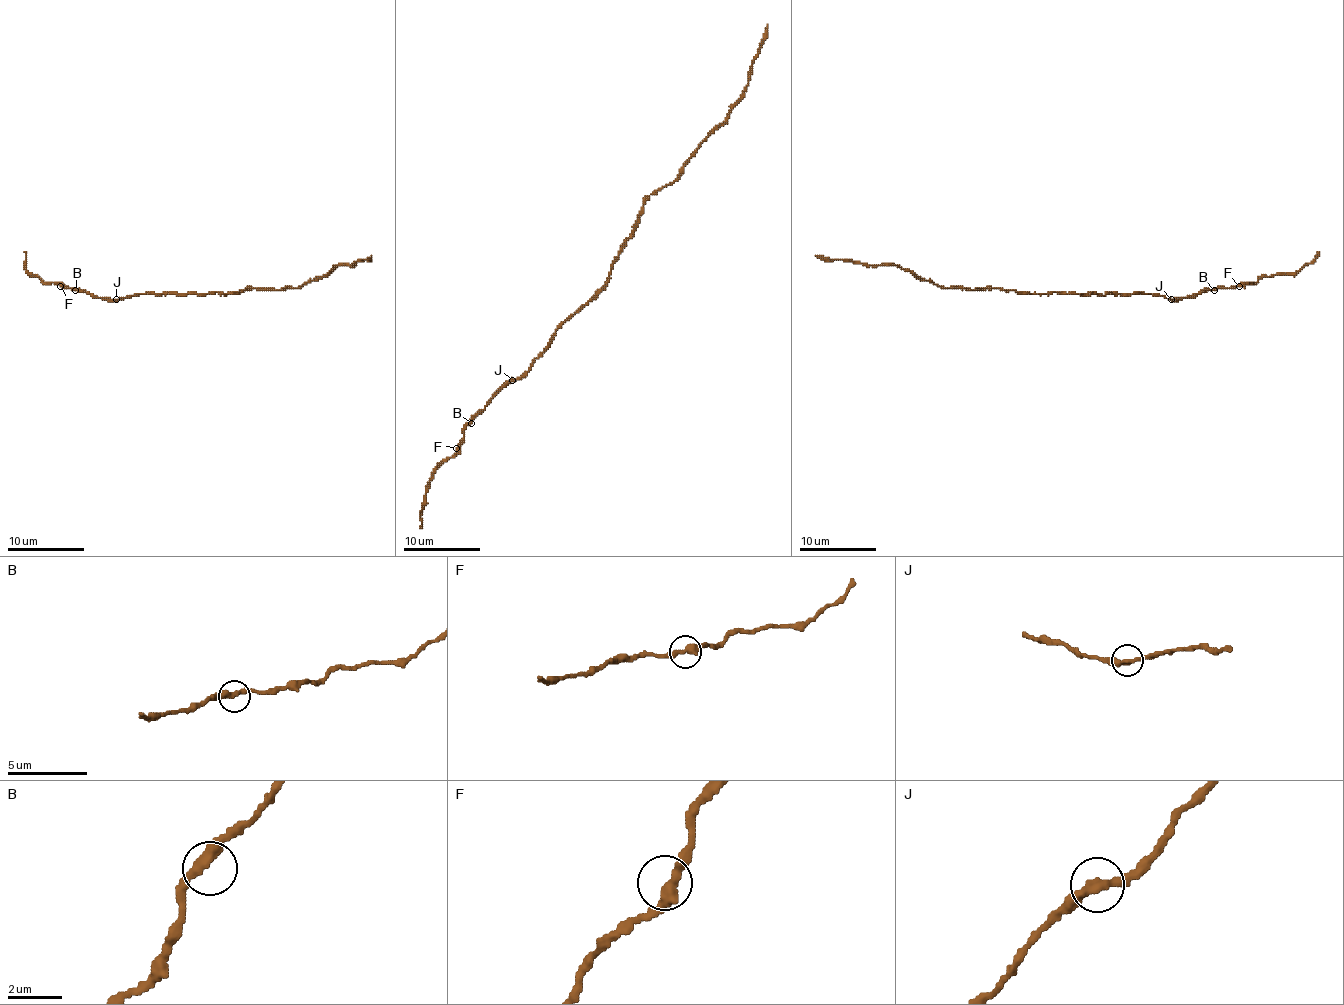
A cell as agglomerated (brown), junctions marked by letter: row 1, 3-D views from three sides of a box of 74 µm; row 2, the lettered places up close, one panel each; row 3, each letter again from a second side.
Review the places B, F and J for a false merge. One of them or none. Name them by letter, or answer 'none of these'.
none of these

